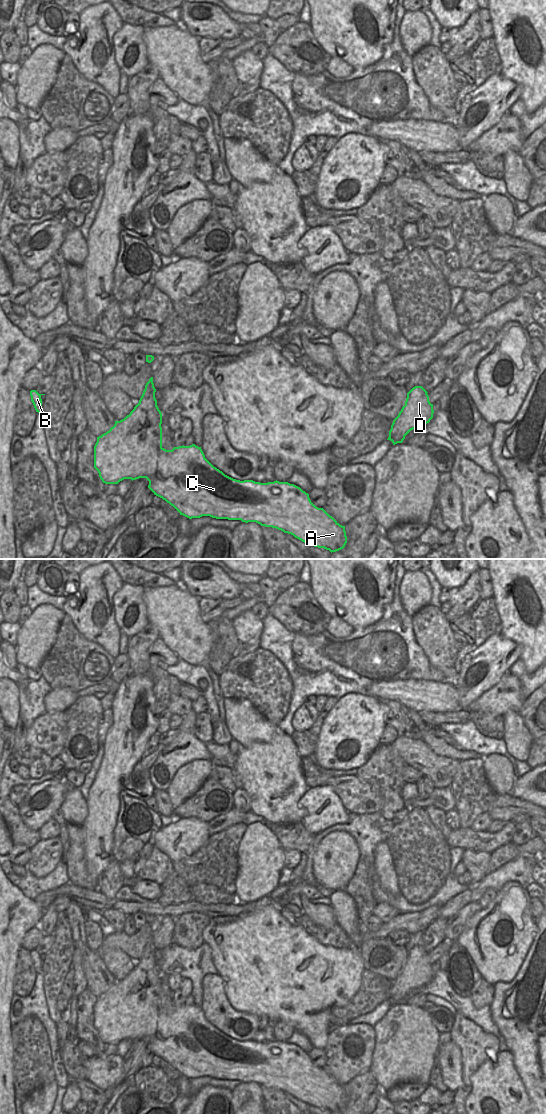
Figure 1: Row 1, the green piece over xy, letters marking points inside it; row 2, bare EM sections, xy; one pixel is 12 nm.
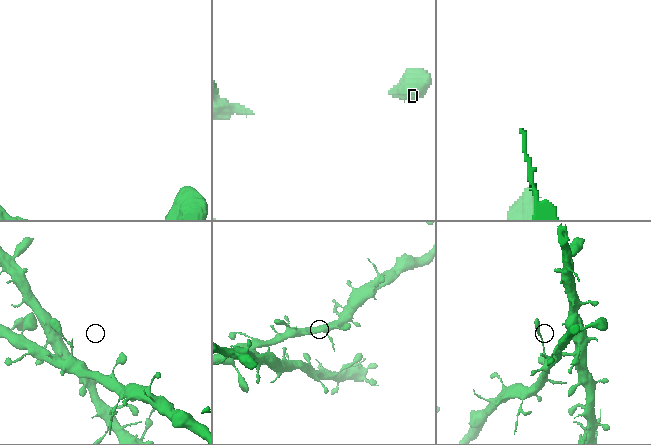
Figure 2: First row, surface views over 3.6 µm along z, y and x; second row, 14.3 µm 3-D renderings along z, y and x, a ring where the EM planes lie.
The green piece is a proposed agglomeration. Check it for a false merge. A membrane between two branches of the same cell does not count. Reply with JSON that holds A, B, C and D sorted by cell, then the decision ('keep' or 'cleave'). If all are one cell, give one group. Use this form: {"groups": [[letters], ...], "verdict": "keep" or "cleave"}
{"groups": [["A", "B", "C", "D"]], "verdict": "keep"}

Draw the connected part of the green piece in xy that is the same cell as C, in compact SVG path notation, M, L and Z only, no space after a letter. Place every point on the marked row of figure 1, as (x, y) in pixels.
M153 377L145 385L139 403L124 419L115 421L109 431L97 437L94 446L94 468L105 484L118 484L124 479L136 480L146 478L148 488L154 495L162 498L173 506L180 515L189 519L210 516L216 519L241 520L242 522L256 522L261 526L272 527L293 535L302 542L329 550L331 553L343 549L347 543L345 526L340 525L323 508L316 507L310 500L309 494L300 487L288 482L260 483L253 480L236 480L214 467L206 458L201 447L174 447L166 450L162 447L162 413L155 398L156 389Z

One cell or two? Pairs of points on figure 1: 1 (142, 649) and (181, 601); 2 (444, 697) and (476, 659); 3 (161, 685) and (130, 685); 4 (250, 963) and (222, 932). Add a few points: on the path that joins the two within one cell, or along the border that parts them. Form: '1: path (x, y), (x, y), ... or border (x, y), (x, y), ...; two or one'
1: border (149, 621), (157, 629), (159, 637); two
2: border (454, 687), (457, 693), (458, 704), (462, 709); two
3: border (131, 675), (146, 672), (150, 674), (155, 708); two
4: path (245, 955), (230, 940); one

